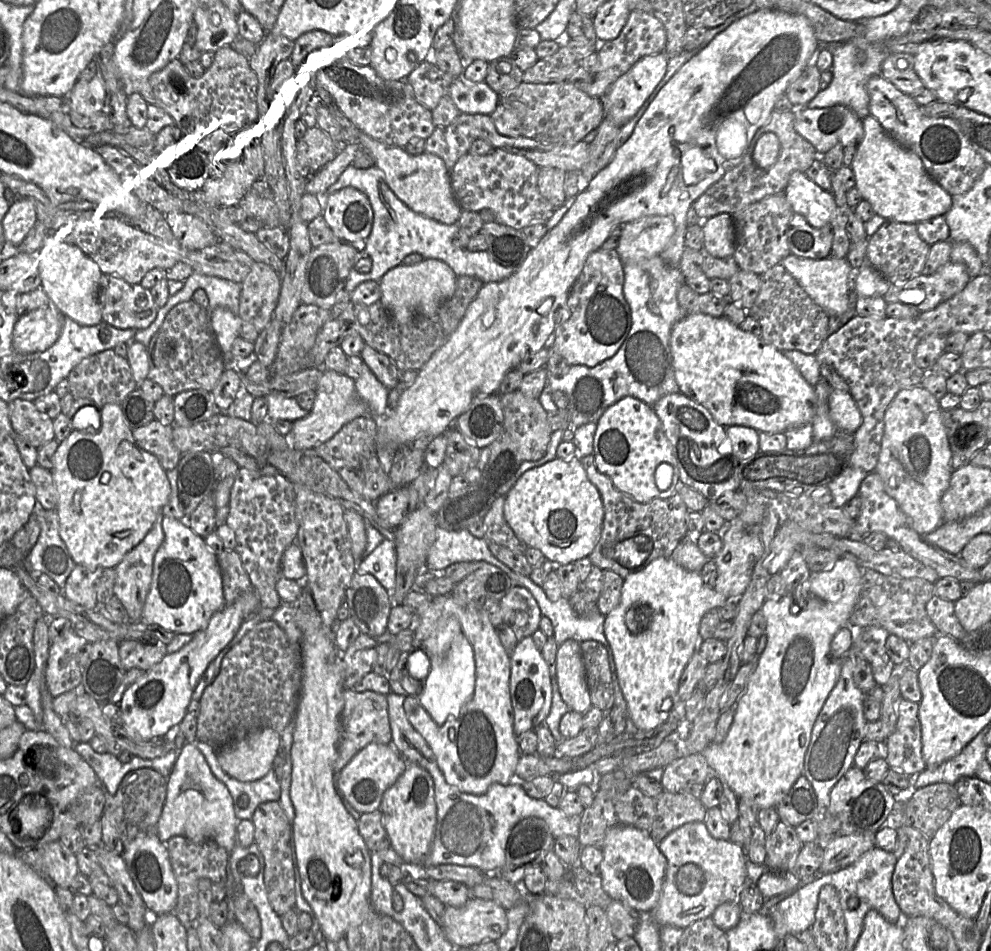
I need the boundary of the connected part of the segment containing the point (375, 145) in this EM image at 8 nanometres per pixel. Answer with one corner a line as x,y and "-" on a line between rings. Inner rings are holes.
361,131
358,142
371,153
390,189
411,210
444,224
458,221
462,208
454,197
449,171
439,156
426,151
412,155
403,147
387,145

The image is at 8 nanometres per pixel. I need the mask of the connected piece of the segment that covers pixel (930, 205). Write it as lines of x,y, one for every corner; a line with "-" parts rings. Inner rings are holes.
871,115
863,119
863,138
857,145
857,151
850,167
855,175
855,188
860,192
863,200
871,204
876,215
886,220
917,224
946,215
952,207
952,196
929,175
921,158
887,134
879,121

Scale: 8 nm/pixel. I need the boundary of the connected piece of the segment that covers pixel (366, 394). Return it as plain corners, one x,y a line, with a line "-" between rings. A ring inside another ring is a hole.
365,363
361,366
360,377
355,380
355,388
369,407
369,417
381,417
389,412
387,404
389,389
378,380

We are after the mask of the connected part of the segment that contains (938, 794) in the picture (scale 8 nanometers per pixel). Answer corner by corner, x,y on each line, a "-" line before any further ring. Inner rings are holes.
945,782
917,788
905,803
907,821
931,839
962,802
954,785

